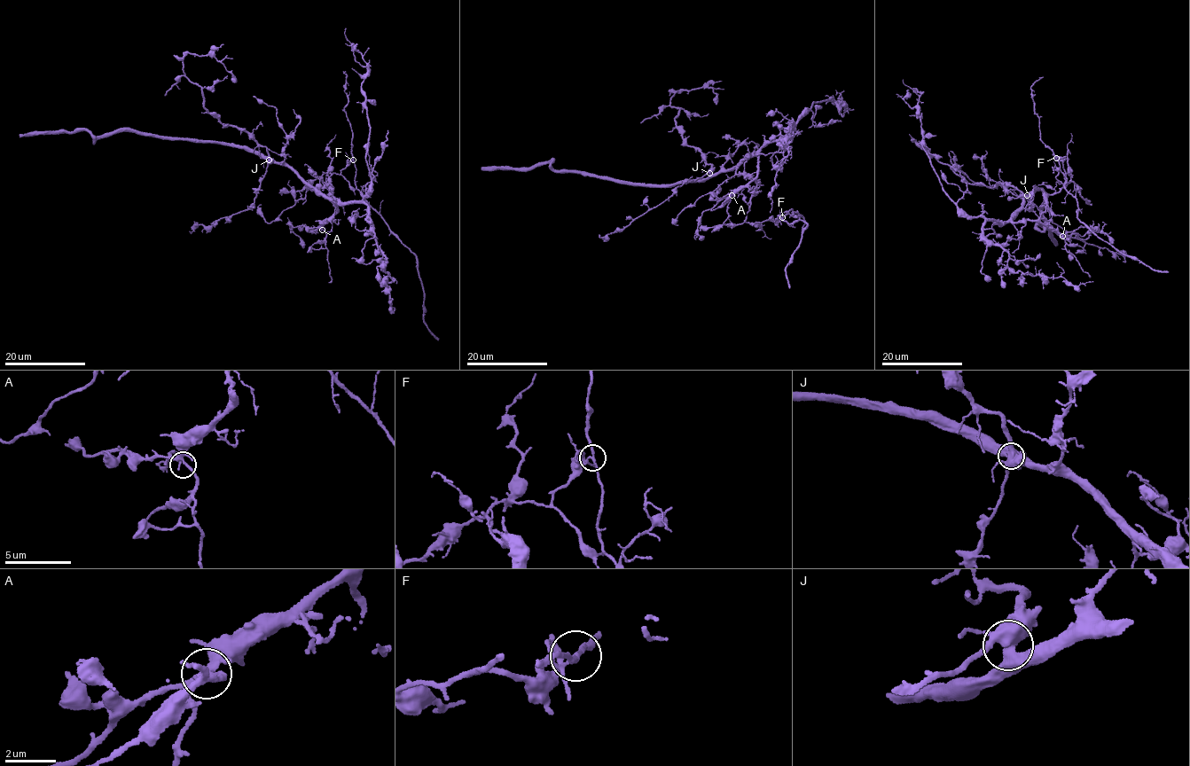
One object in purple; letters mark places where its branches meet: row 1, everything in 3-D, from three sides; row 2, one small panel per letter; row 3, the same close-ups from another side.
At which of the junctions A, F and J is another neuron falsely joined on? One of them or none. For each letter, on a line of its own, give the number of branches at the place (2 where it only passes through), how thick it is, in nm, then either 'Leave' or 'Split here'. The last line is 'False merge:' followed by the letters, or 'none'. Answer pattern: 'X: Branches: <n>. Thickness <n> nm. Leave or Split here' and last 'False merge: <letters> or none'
A: Branches: 5. Thickness 240 nm. Leave
F: Branches: 4. Thickness 150 nm. Split here
J: Branches: 6. Thickness 480 nm. Leave
False merge: F

